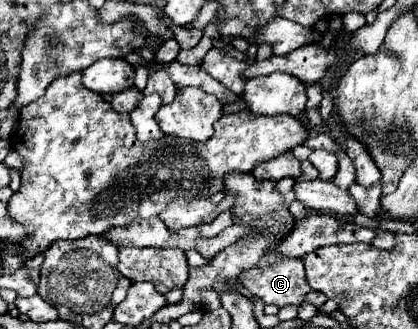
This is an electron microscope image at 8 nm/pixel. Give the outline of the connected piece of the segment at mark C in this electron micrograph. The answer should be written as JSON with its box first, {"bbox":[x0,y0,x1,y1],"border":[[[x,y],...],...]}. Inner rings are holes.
{"bbox":[241,253,311,305],"border":[[[265,253],[249,273],[241,275],[241,283],[265,305],[301,305],[311,291],[305,279],[301,259],[275,259]]]}

